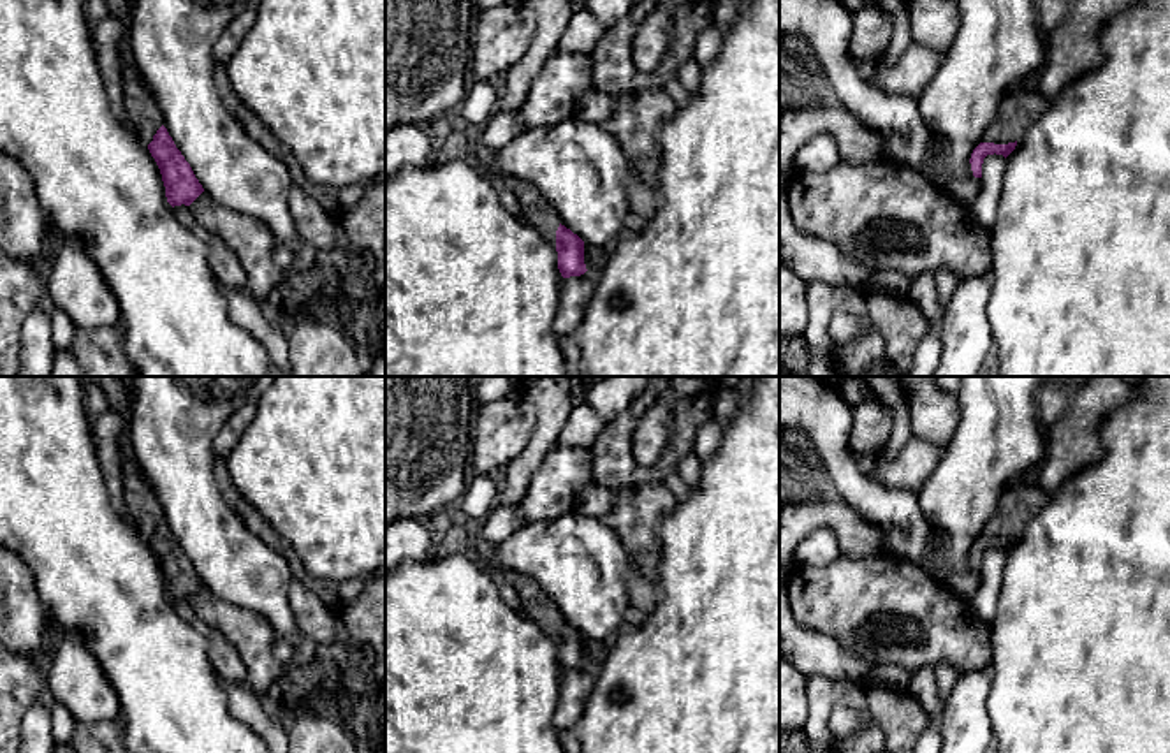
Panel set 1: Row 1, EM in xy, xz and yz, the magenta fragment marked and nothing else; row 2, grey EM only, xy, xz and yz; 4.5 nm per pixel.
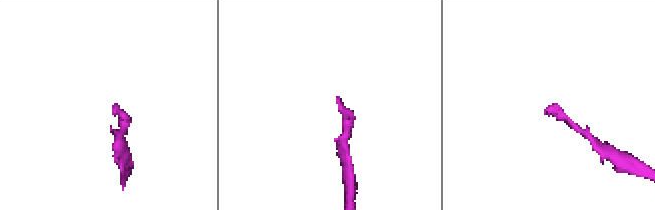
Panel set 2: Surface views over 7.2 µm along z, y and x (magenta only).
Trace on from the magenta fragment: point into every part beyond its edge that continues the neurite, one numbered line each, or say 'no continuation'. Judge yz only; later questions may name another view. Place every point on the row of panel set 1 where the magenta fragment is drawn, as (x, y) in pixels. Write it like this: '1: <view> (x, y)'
1: yz (1024, 104)

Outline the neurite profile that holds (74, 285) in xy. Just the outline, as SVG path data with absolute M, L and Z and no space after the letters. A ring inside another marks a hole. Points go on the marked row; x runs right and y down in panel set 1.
M83 238L56 245L46 280L46 301L63 310L77 329L120 325L121 310Z

